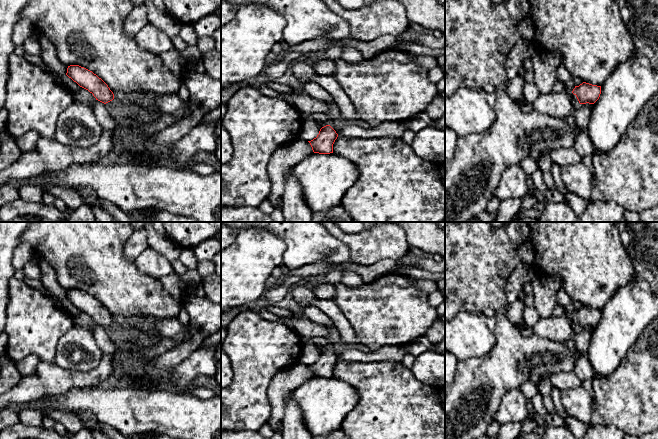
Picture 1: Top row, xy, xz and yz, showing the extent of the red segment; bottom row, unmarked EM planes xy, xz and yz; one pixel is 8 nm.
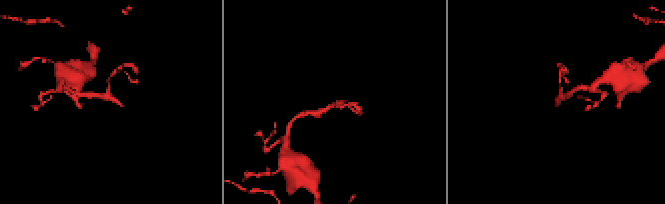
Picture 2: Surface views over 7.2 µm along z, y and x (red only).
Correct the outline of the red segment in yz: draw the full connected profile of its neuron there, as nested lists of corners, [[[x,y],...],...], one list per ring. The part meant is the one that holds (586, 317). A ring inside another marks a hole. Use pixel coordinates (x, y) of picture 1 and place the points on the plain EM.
[[[583,306],[579,310],[575,310],[571,317],[572,330],[577,332],[580,328],[594,328],[599,323],[600,318],[601,310]]]

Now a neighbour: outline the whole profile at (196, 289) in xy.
[[[193,284],[189,287],[187,287],[186,290],[187,295],[194,295],[198,297],[205,297],[205,291],[201,284]]]

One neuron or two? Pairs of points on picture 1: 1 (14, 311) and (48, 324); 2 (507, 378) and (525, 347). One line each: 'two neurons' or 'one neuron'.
1: one neuron
2: one neuron

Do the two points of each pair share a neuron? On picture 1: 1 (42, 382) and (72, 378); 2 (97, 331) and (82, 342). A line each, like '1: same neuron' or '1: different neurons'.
1: same neuron
2: different neurons

